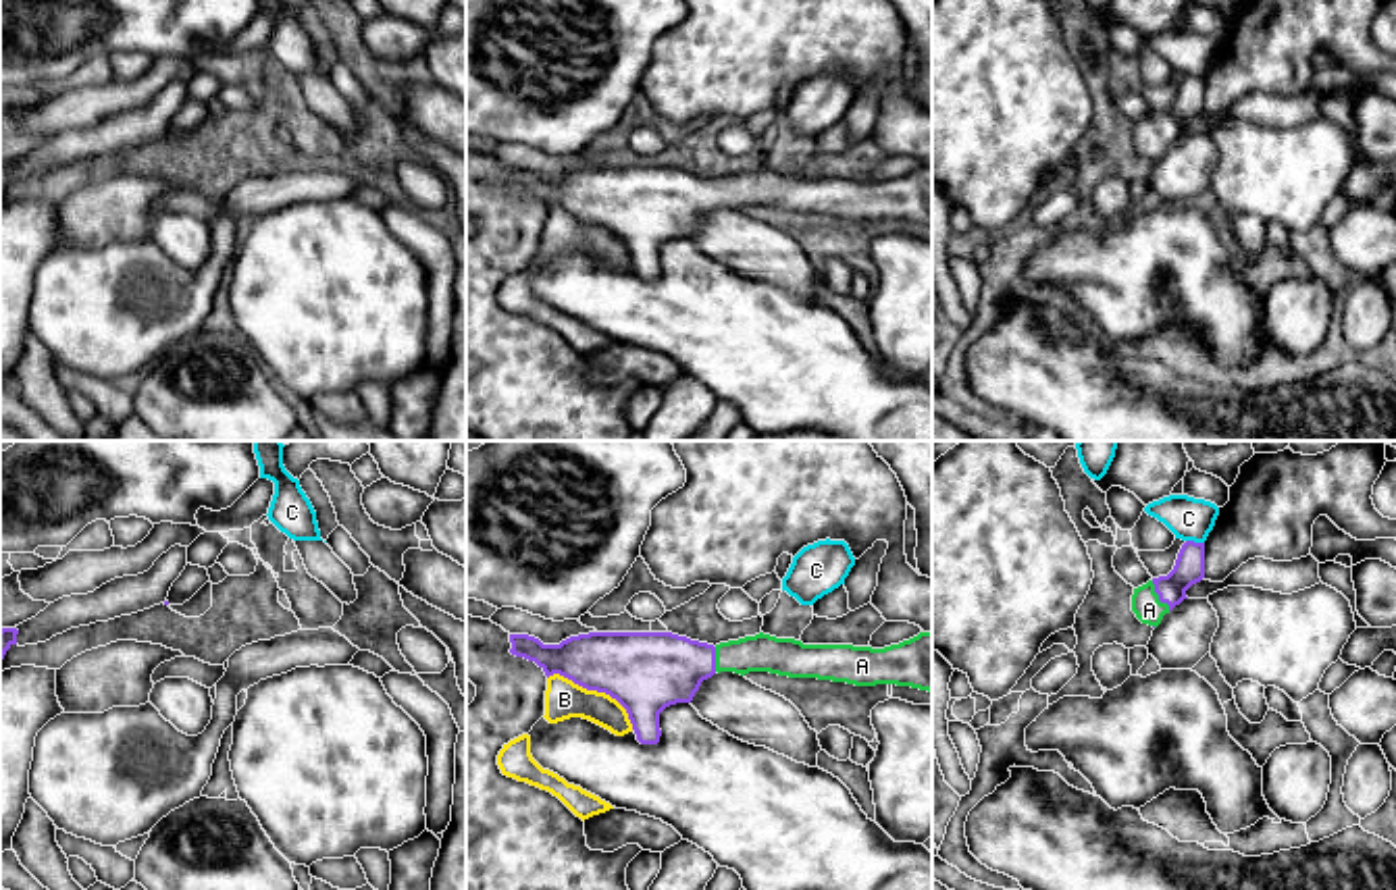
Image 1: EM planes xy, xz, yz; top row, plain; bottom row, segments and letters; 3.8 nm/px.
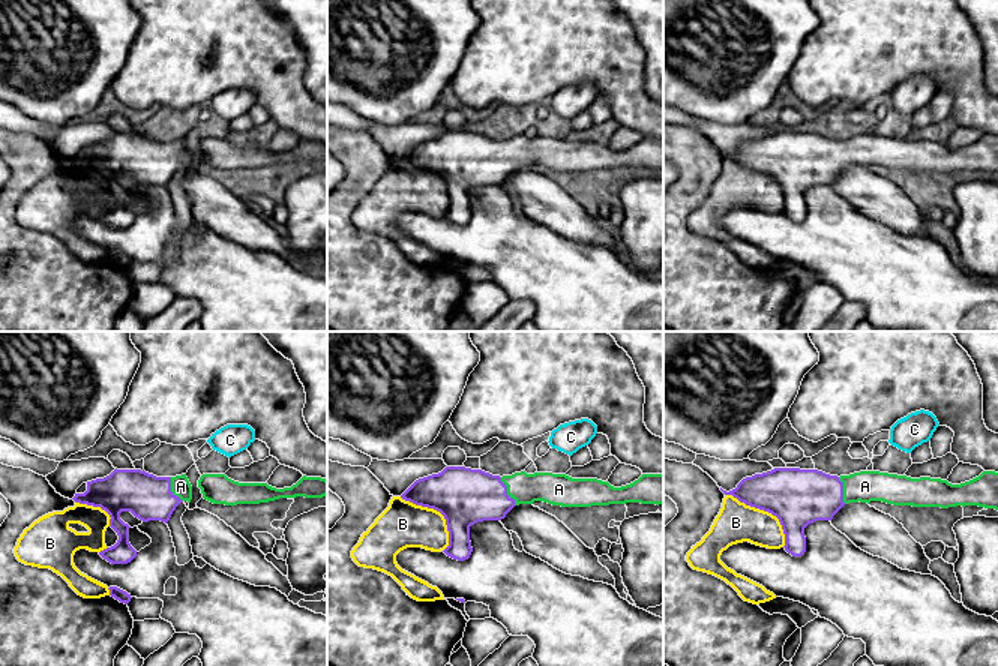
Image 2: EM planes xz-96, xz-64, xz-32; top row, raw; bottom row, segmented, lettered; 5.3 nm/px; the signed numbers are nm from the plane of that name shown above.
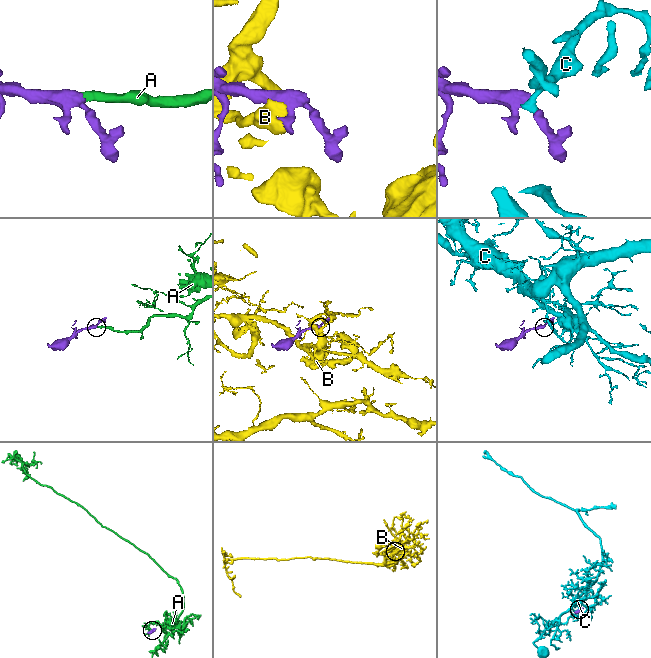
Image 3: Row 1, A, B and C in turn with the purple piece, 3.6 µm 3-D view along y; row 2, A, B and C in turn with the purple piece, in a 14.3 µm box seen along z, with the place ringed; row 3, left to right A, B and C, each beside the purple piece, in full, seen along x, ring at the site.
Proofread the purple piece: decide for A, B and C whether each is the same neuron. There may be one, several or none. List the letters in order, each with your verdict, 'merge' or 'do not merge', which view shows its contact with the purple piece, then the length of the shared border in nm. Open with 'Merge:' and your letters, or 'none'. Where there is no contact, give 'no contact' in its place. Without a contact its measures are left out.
Merge: A
A: merge | yz | 140 nm
B: do not merge | xz | 400 nm
C: do not merge | yz | 70 nm

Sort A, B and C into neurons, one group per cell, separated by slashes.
A / B / C

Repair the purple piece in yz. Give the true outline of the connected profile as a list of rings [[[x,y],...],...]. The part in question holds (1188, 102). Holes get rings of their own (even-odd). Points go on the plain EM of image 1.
[[[1186,75],[1167,110],[1134,123],[1132,146],[1142,158],[1159,160],[1163,150],[1180,139],[1186,125],[1205,112],[1205,77]]]

